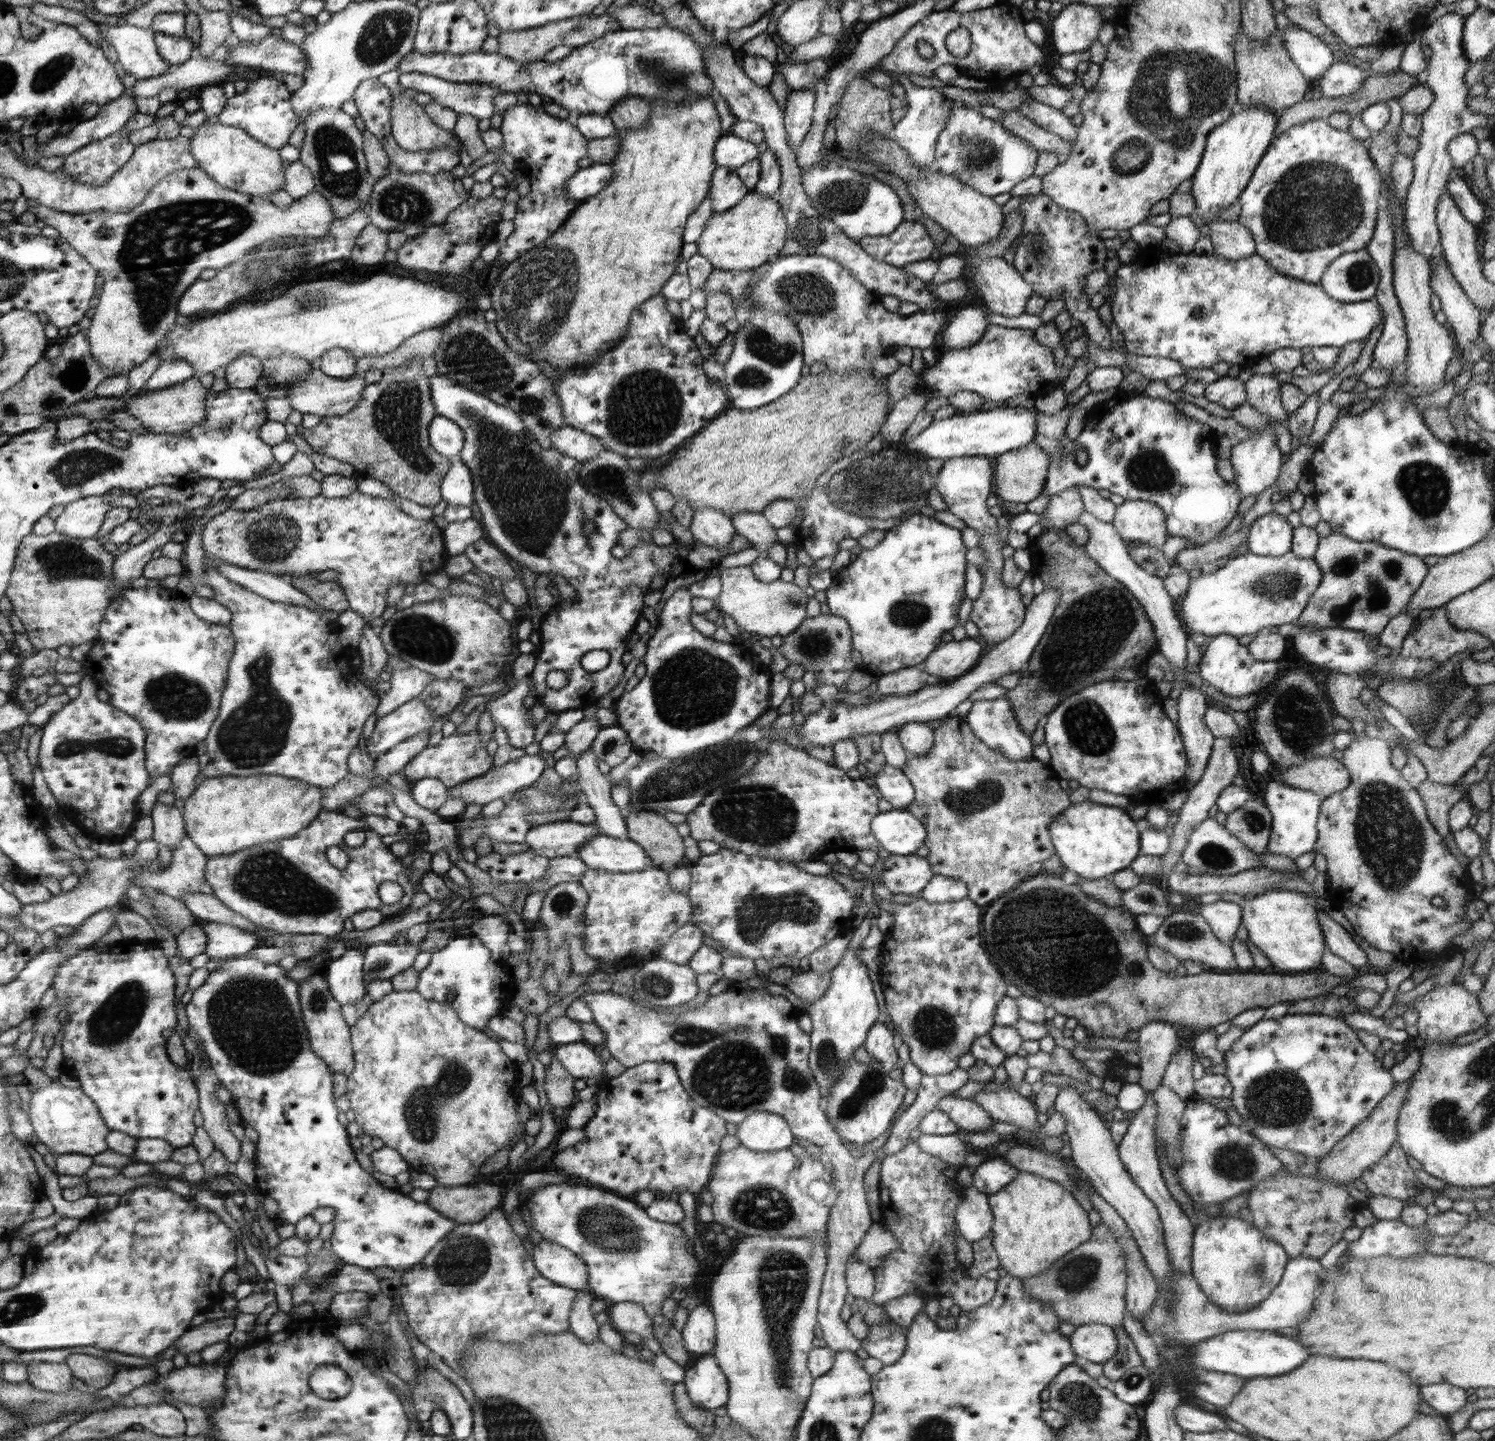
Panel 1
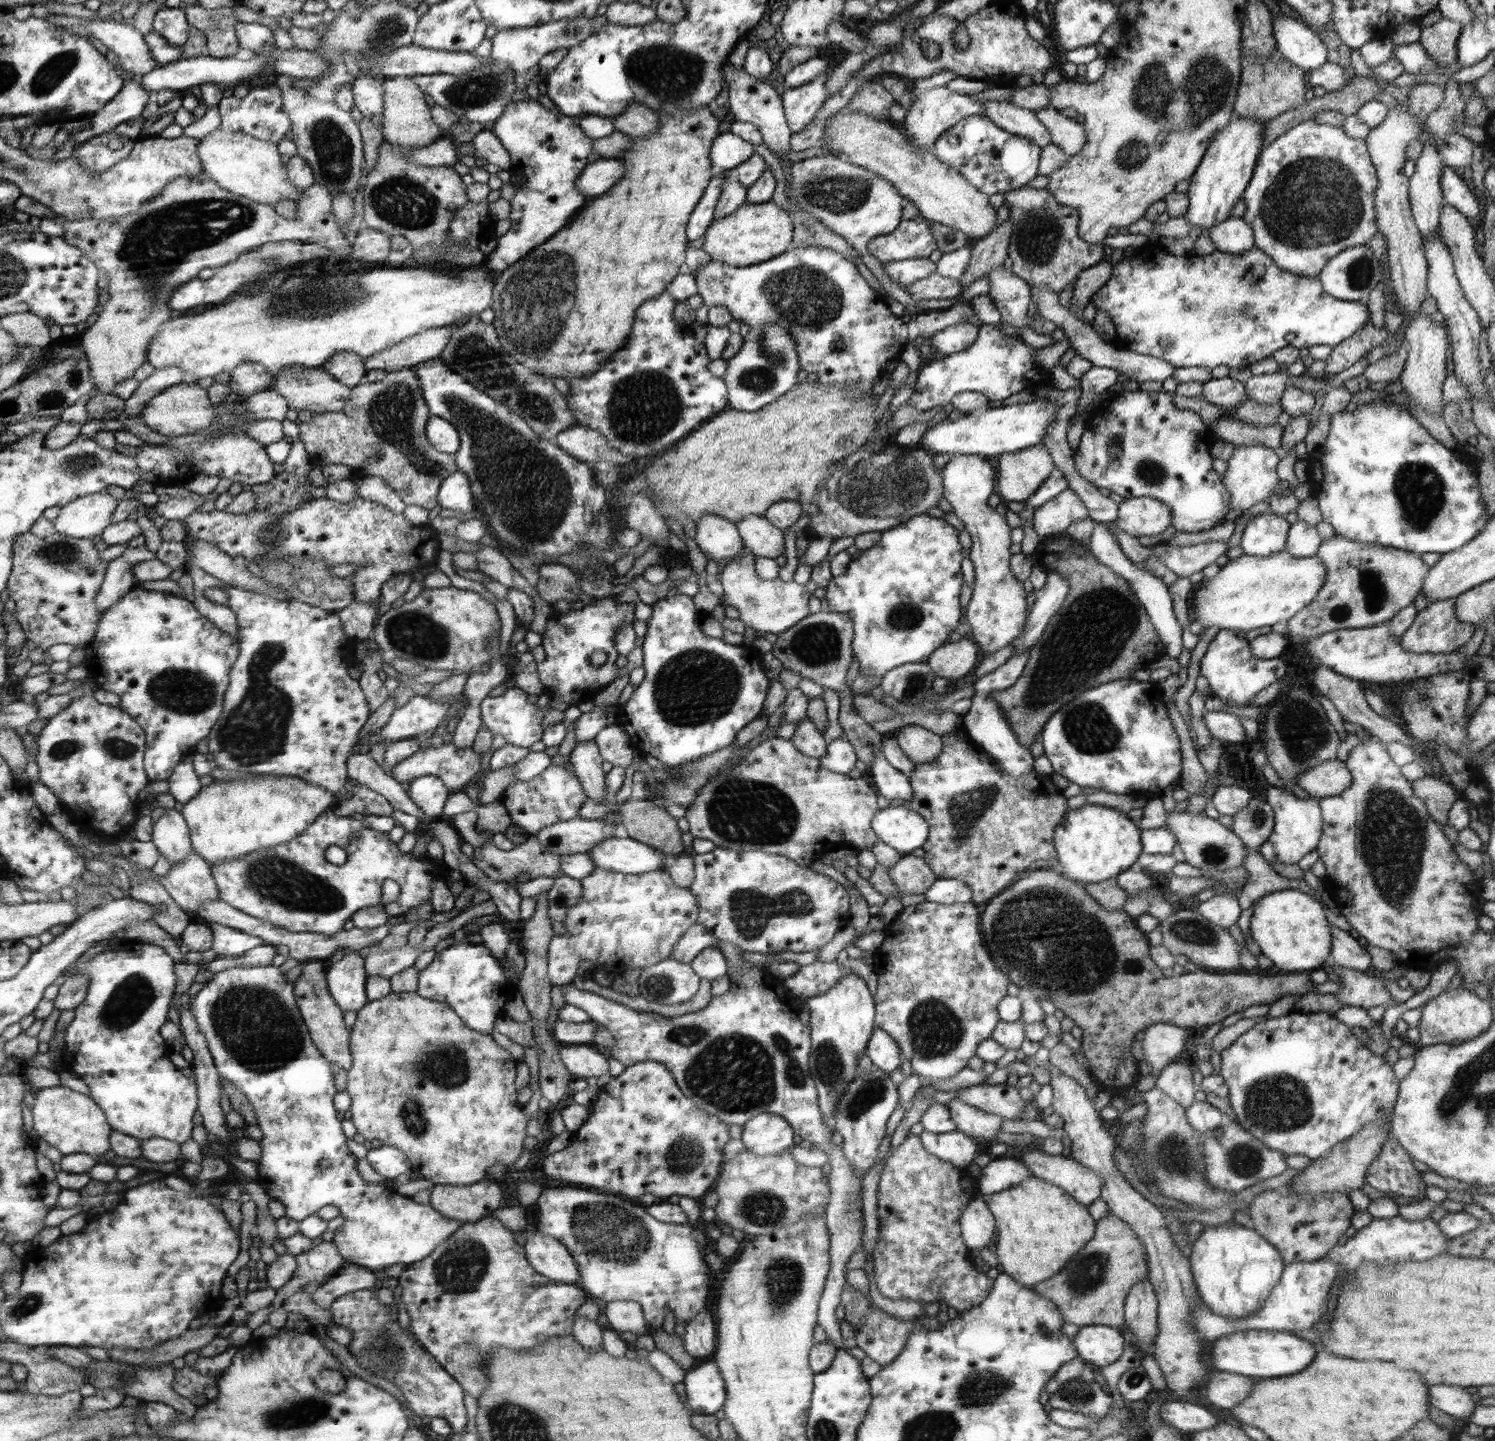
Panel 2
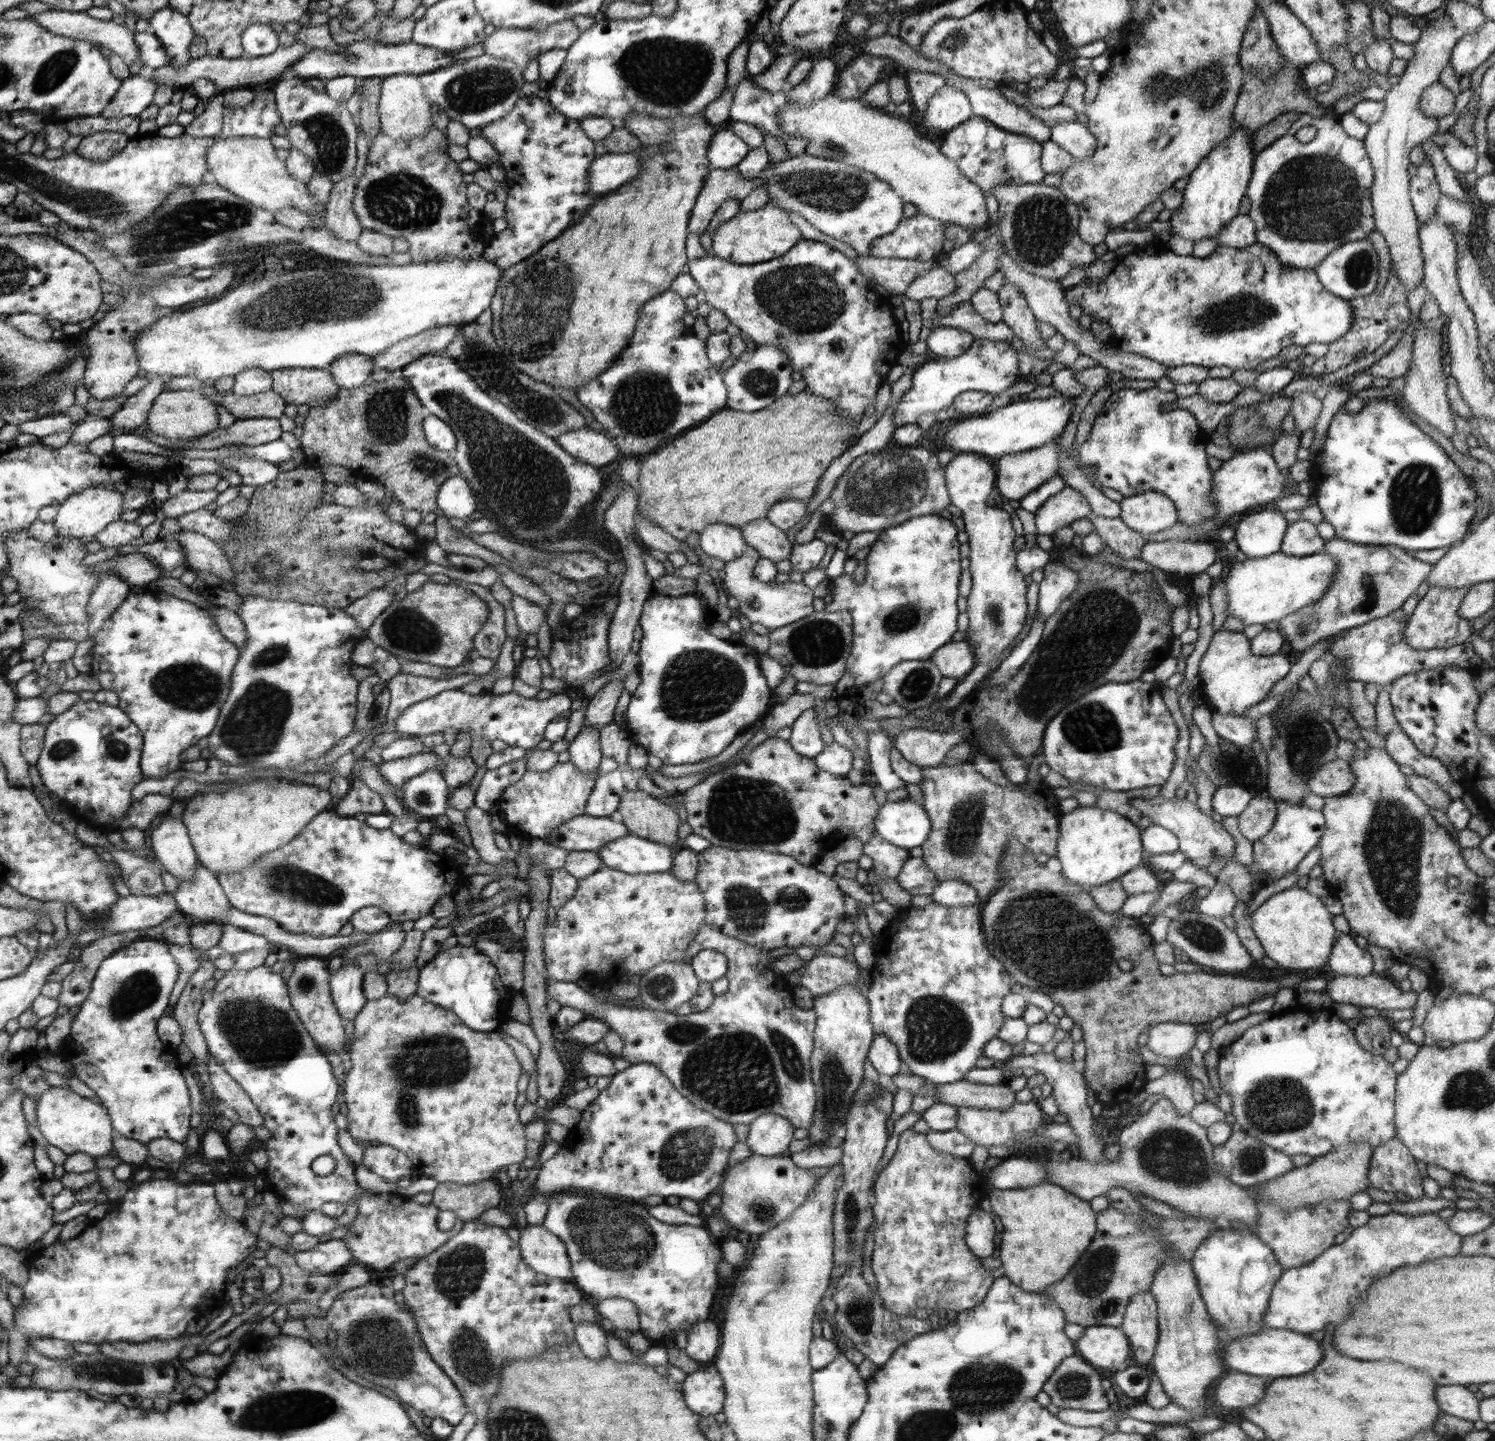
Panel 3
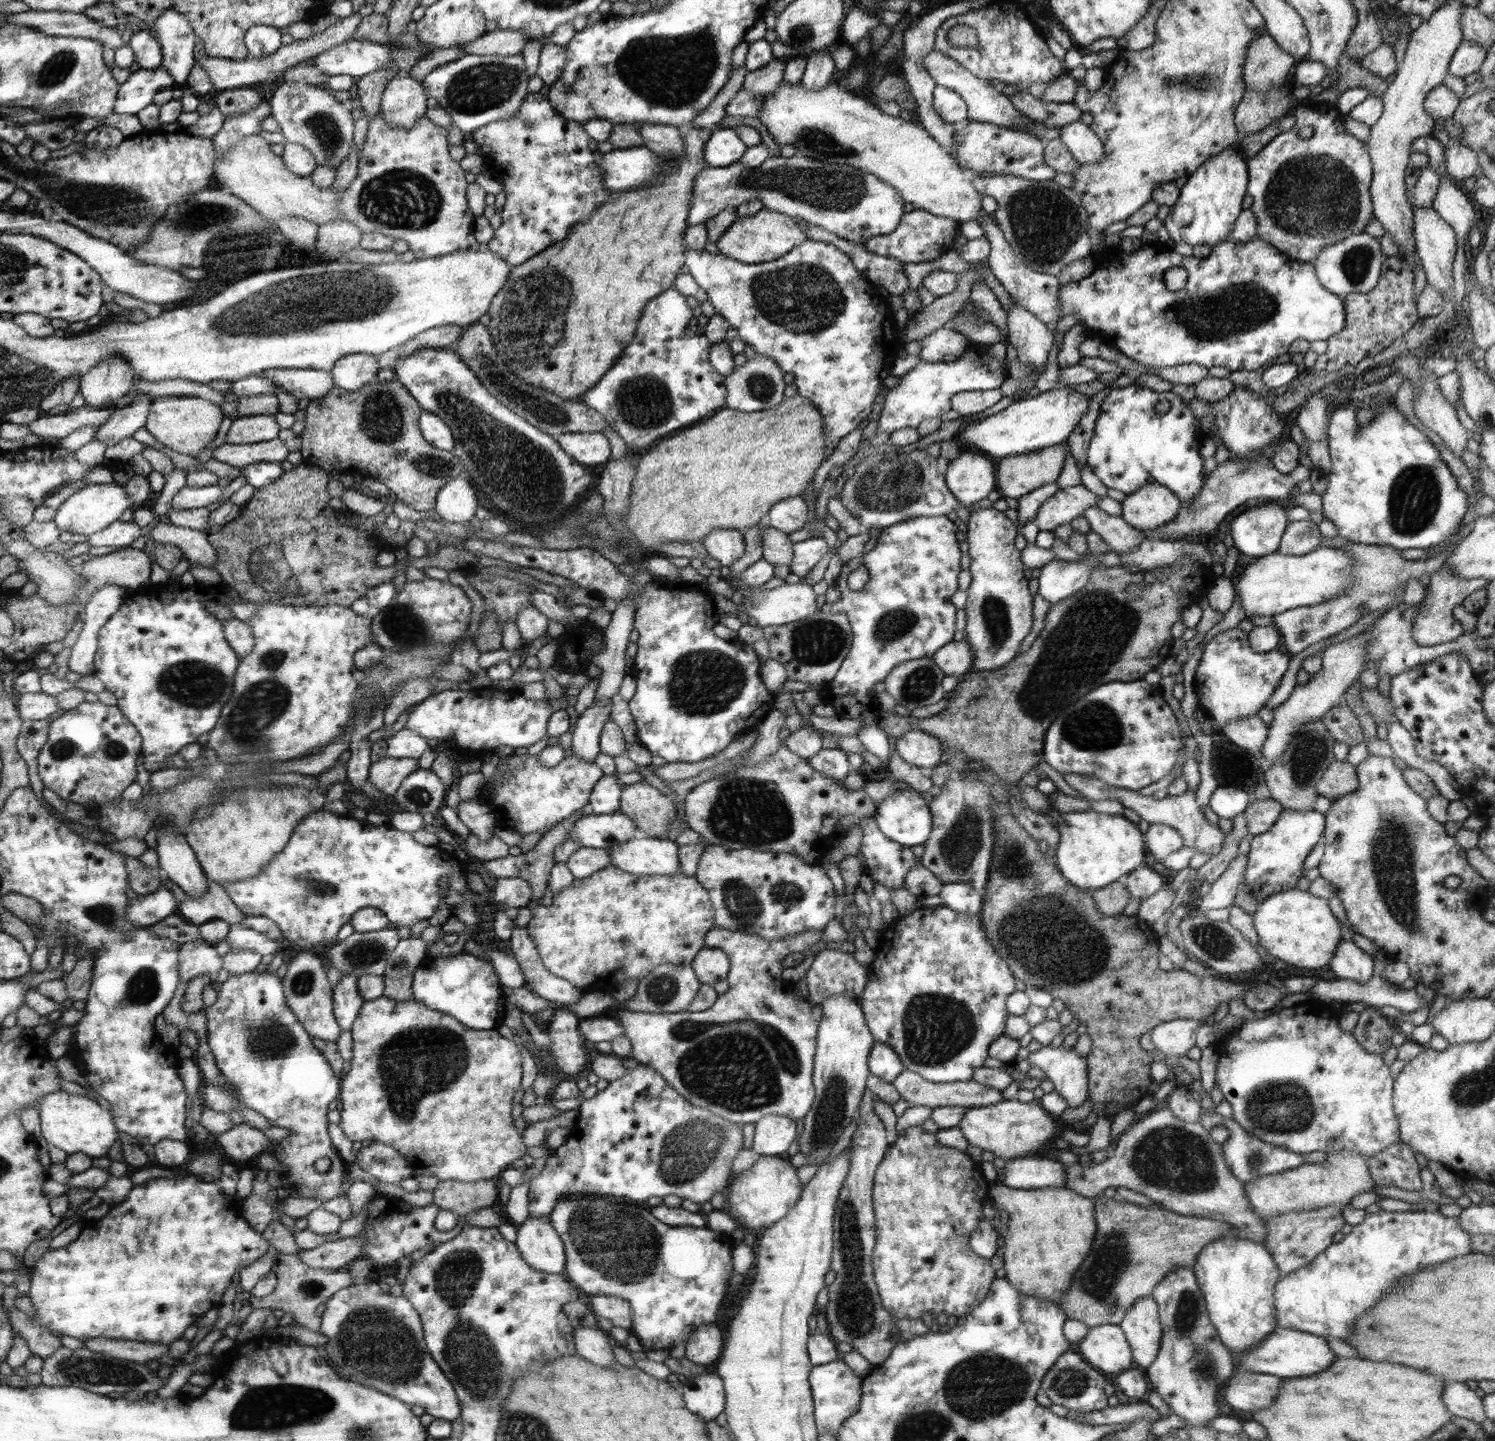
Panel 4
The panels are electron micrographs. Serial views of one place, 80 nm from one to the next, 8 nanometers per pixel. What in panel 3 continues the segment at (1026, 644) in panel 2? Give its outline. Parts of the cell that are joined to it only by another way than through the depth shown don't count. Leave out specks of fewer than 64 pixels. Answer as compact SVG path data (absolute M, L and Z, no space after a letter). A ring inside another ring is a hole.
M1051 562L1045 567L1044 580L1040 582L1037 610L1045 620L1056 612L1062 601L1078 587L1078 572L1061 562Z

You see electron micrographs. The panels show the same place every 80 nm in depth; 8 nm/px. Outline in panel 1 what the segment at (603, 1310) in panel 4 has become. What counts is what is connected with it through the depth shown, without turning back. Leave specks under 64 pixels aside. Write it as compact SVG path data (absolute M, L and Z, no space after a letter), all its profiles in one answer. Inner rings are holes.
M633 1302L614 1303L608 1310L611 1325L623 1334L636 1332L642 1339L653 1337L653 1318L643 1306Z

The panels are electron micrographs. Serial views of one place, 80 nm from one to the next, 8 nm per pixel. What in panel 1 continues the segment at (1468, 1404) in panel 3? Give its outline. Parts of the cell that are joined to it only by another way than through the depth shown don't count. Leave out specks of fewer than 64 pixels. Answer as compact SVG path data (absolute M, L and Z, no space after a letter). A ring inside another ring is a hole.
M1428 1384L1420 1390L1422 1398L1444 1416L1461 1412L1463 1406L1468 1403L1466 1389L1451 1384Z

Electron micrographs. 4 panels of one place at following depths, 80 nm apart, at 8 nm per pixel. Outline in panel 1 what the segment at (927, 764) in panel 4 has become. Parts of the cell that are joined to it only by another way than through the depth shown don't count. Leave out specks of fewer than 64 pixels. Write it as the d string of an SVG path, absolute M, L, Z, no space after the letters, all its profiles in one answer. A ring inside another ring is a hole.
M909 722L895 729L902 746L910 755L928 754L934 746L934 729L927 723Z

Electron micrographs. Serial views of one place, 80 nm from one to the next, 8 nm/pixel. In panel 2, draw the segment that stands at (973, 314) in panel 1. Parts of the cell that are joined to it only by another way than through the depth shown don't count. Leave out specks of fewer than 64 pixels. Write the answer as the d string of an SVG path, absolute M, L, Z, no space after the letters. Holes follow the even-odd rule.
M961 322L935 332L930 338L930 345L937 356L944 356L967 349L978 336L980 326L971 322Z

